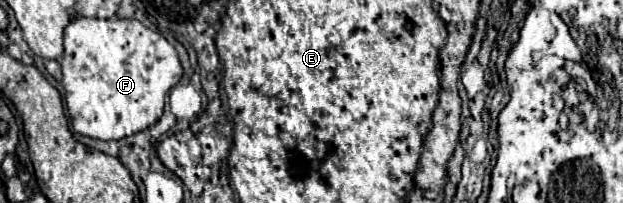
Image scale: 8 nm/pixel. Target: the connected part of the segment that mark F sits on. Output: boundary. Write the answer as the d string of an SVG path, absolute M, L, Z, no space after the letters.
M77 17L65 27L63 55L59 59L63 73L65 103L73 123L73 129L83 137L117 141L131 137L159 121L165 107L165 97L171 87L175 87L183 75L181 63L177 59L175 47L157 31L151 31L137 19L89 19Z

